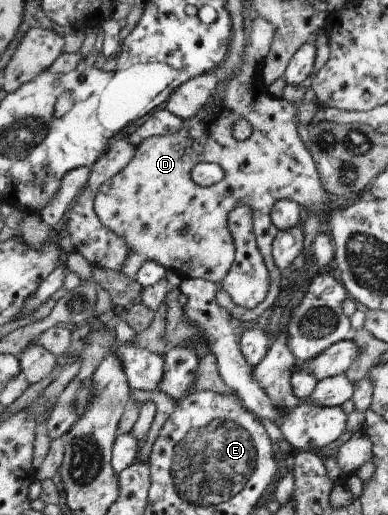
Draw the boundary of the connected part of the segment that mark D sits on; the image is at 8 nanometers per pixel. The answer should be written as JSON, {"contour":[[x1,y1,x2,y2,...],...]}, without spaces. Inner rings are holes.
{"contour":[[265,17,255,18,253,29,248,33,247,49,245,49,245,61,241,67,235,71,233,79,225,87,225,95,221,103,215,105,207,104,193,119,183,120,181,131,163,137,155,136,146,139,138,145,137,153,133,161,120,174,108,179,100,187,96,197,96,210,105,227,112,229,120,235,129,245,129,257,121,269,121,273,136,281,141,267,149,260,157,261,169,270,176,270,184,279,203,278,221,283,231,267,237,253,235,237,229,229,229,215,237,205,249,205,253,209,254,231,263,257,271,273,271,291,267,299,257,305,255,309,249,309,235,303,235,300,225,291,219,290,217,299,219,303,231,311,231,315,243,323,251,321,254,323,275,303,279,297,281,289,281,269,275,263,273,246,279,232,276,223,271,219,271,211,276,207,277,201,281,199,291,199,297,201,303,208,303,212,309,209,318,218,323,217,325,209,329,207,329,192,323,187,323,180,317,169,317,162,313,157,312,151,305,147,305,141,299,135,301,125,309,125,320,107,315,101,301,101,299,107,293,102,282,97,275,97,269,91,269,85,265,83,264,67,265,58,271,51,271,45,275,41,277,27,267,21],[239,119,247,119,253,124,253,133,248,140,239,141,233,135,233,125],[197,163,217,163,223,171,224,177,221,181,212,186,201,187,191,179,191,171]]}

